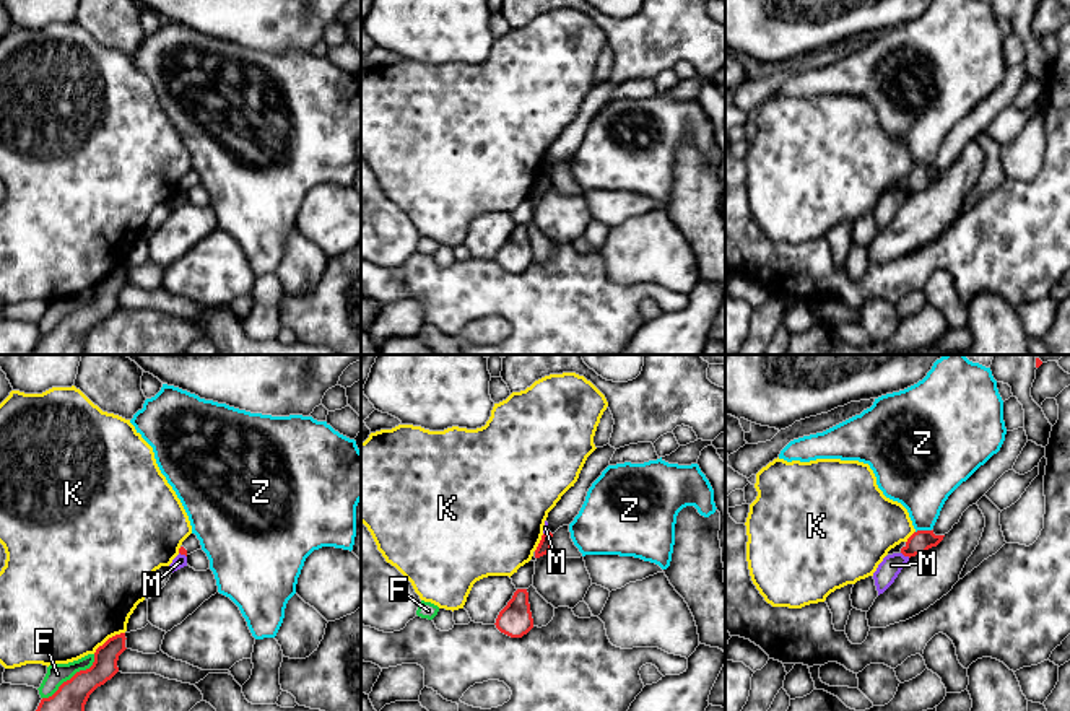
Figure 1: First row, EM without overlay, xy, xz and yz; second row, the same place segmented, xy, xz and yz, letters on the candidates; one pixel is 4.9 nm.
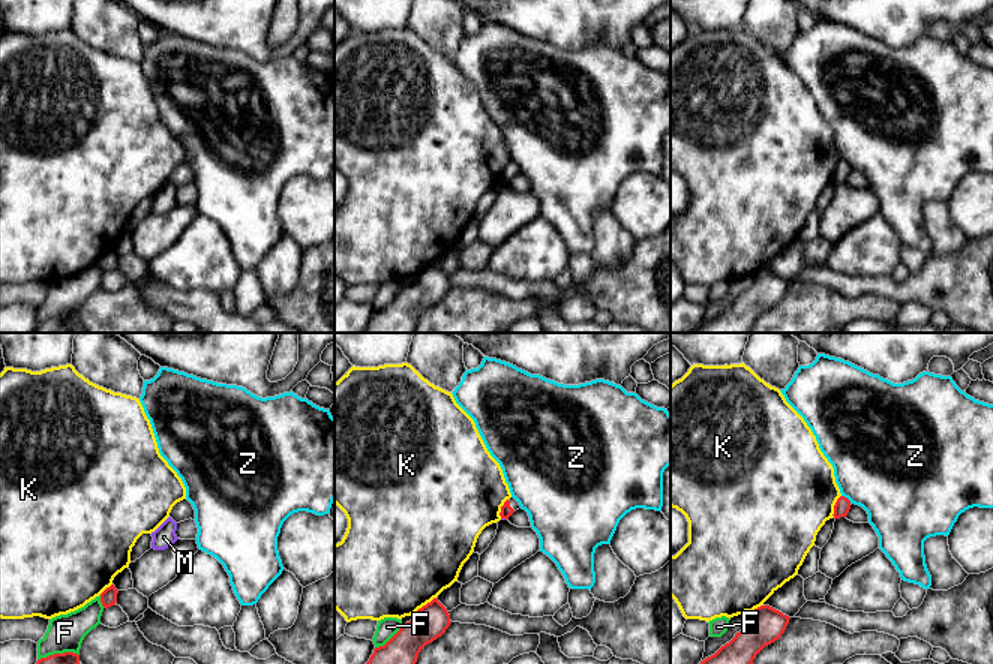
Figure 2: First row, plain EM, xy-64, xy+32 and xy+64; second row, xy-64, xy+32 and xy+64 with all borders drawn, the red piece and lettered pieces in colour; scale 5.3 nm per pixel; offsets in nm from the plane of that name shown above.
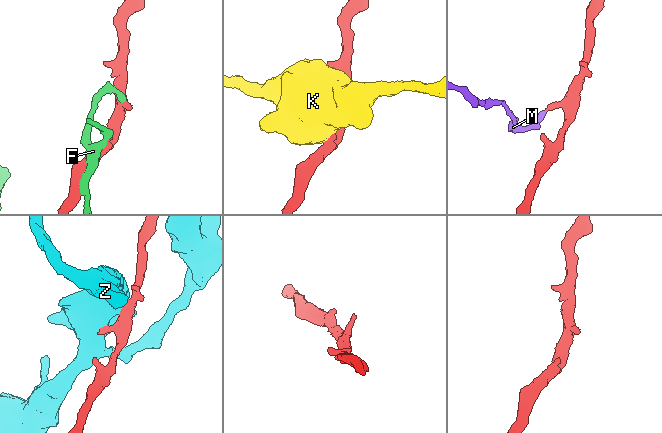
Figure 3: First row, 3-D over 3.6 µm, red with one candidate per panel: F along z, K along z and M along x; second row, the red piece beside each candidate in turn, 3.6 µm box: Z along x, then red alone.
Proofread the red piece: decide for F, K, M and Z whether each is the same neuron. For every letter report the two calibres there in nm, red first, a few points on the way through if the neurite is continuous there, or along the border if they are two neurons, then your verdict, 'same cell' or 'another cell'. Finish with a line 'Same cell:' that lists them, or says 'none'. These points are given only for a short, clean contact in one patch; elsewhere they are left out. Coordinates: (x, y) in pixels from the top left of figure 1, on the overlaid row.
F: 160/100 nm | another cell
K: 120/500 nm | another cell
M: 110/110 nm | along yz (901, 552), (909, 557) | another cell
Z: 110/300 nm | another cell
Same cell: none

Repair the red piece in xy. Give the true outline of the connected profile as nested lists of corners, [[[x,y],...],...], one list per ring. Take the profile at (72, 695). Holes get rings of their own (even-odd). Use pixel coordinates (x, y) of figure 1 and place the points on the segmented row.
[[[125,633],[109,638],[96,649],[93,665],[63,682],[52,696],[42,698],[36,711],[85,711],[89,695],[119,672],[125,639]]]

